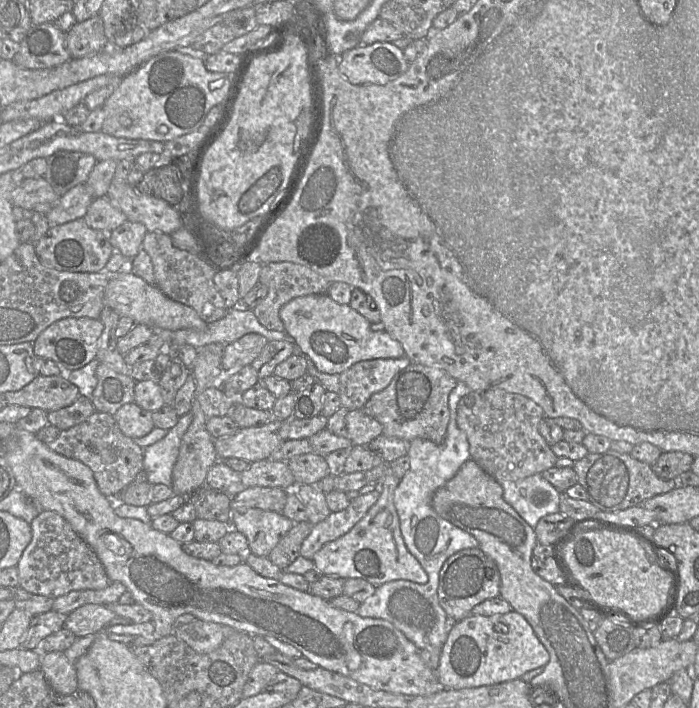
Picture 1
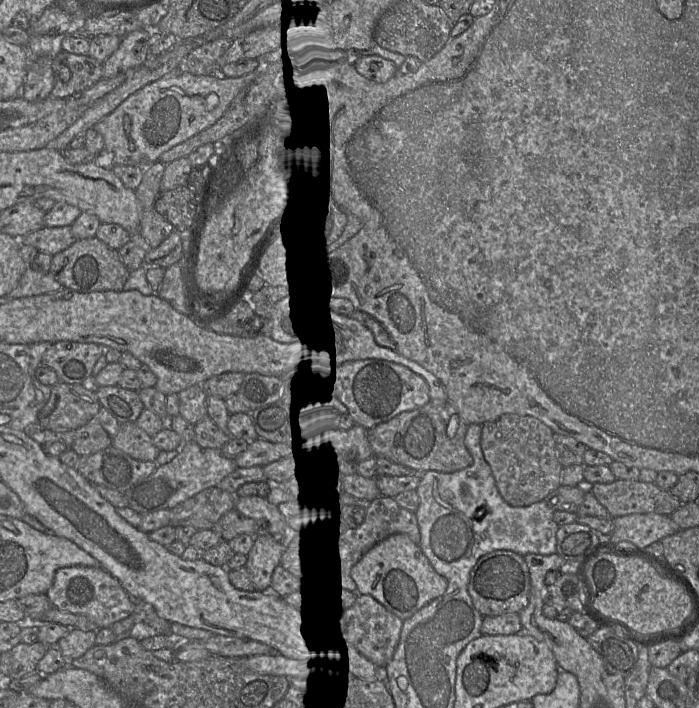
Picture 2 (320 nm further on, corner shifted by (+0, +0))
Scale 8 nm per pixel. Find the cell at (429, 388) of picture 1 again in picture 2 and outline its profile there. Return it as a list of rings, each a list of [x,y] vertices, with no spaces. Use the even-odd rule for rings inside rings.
[[[429,401],[421,407],[402,412],[367,430],[365,438],[375,458],[386,458],[412,469],[418,475],[428,471],[452,473],[469,467],[473,462],[472,456],[464,443],[467,427],[467,423],[448,403]]]

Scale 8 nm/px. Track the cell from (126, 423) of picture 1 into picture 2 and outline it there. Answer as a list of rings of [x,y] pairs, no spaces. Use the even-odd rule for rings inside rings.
[[[136,422],[121,424],[112,440],[112,446],[140,461],[154,462],[160,452],[152,437],[139,428]]]

